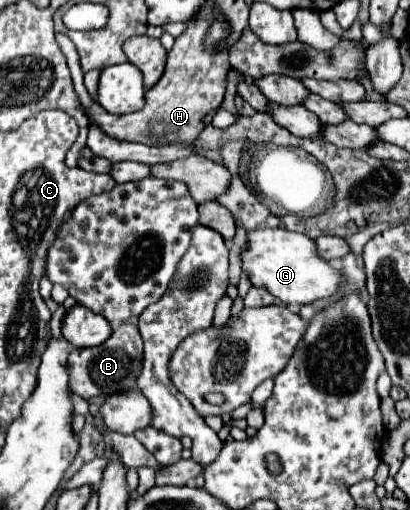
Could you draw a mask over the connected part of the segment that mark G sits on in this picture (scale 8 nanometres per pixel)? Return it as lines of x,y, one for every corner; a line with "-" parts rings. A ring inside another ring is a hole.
264,228
248,232
248,242
250,246
242,256
242,270
250,274
254,286
266,286
268,292
286,306
306,306
328,300
344,282
342,272
318,254
316,242
306,234
284,228

